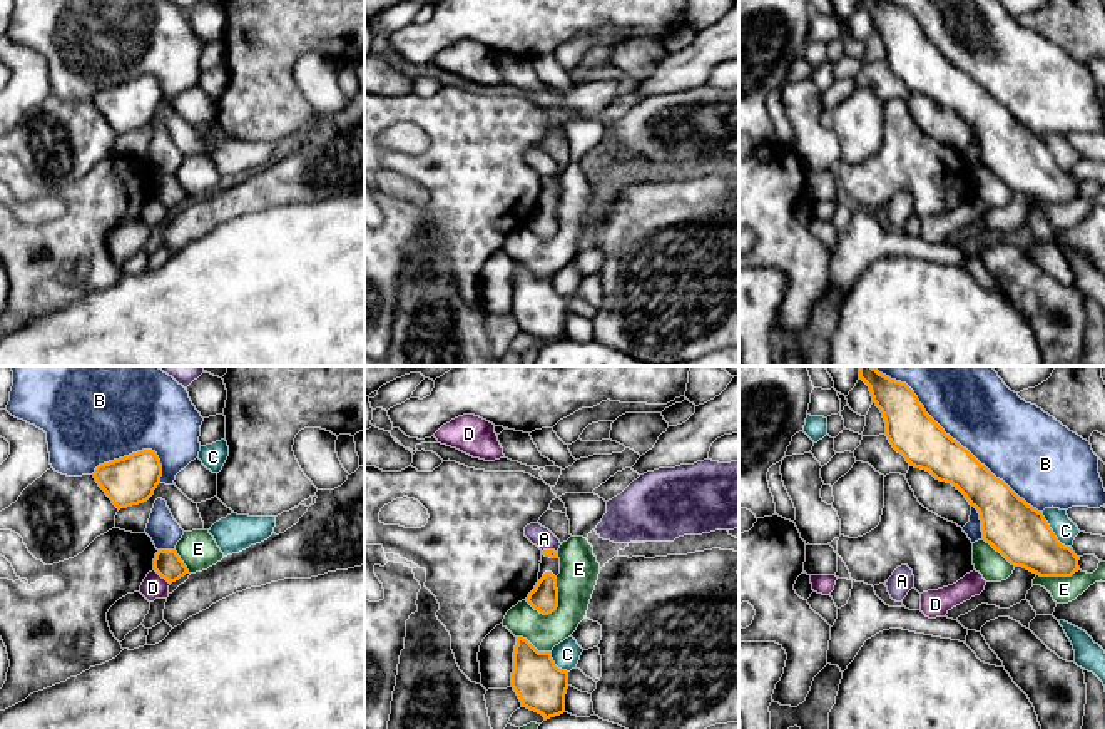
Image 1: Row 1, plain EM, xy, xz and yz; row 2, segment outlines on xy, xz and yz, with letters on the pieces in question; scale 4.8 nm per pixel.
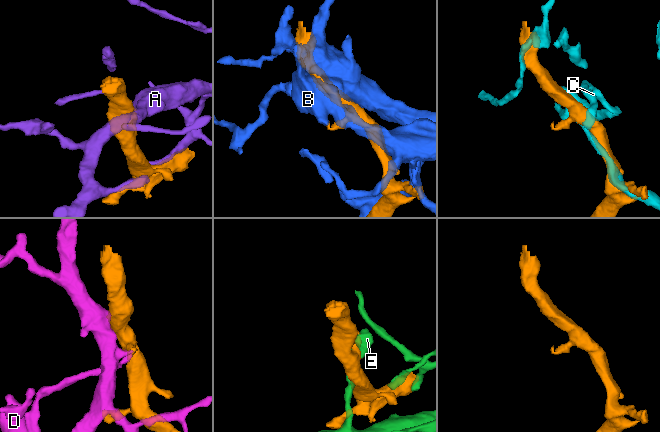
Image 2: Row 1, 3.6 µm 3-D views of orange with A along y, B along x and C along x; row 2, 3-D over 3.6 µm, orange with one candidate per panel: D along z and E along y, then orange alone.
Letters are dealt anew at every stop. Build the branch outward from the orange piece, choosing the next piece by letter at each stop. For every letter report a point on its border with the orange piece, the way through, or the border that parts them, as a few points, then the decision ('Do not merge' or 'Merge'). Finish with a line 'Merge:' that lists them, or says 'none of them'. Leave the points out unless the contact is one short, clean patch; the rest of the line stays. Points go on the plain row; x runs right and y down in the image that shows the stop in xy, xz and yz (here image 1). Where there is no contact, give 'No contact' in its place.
A: Touches orange at xz (549, 176). Do not merge
B: Touches orange at yz (957, 67). Do not merge
C: Touches orange at yz (1052, 158). Do not merge
D: Touches orange at xy (162, 203). Boundary: xy (154, 194), (169, 209). Do not merge
E: Touches orange at xz (557, 224). Do not merge
Merge: none of them

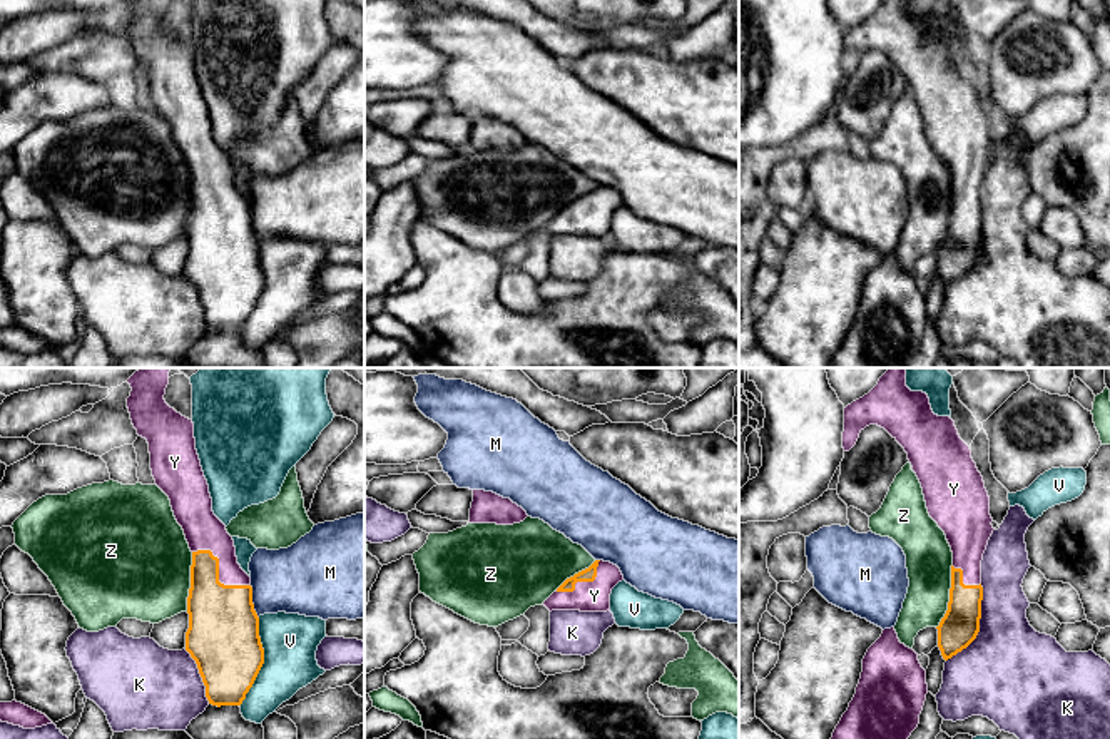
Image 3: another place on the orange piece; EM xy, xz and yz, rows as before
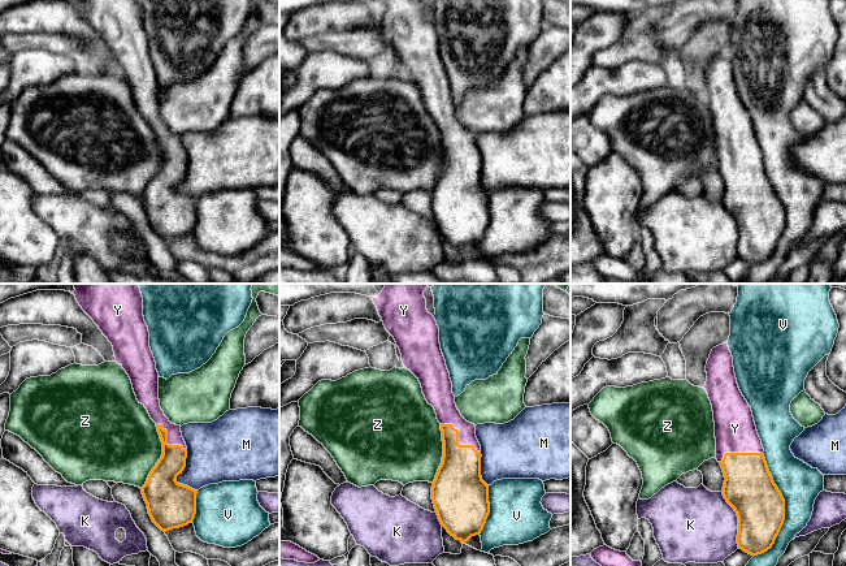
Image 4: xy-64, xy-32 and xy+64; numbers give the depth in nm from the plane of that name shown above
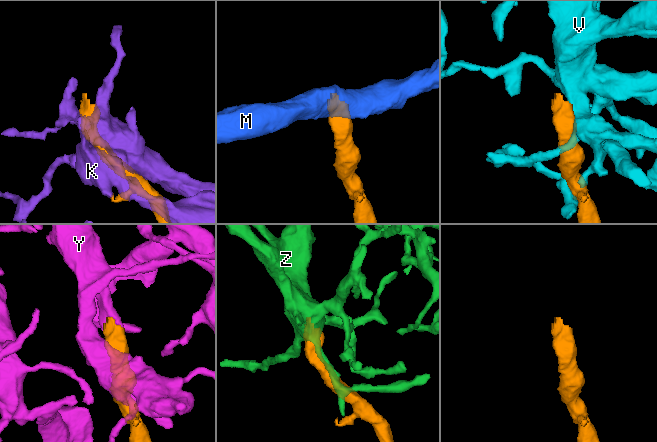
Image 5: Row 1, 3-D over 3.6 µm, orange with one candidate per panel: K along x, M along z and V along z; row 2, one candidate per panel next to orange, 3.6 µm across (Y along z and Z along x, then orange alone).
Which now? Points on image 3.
K: Touches orange at yz (978, 251). Do not merge
M: Touches orange at xy (251, 228). Boundary: xy (249, 211), (253, 234), (258, 243). Do not merge
V: Touches orange at xy (263, 288). Do not merge
Y: Touches orange at xy (218, 198). Path across: xy (223, 249), (218, 198), (218, 184), (203, 156). Merge
Z: Touches orange at yz (950, 221). Boundary: yz (952, 189), (948, 234), (936, 253). Do not merge
Merge: Y

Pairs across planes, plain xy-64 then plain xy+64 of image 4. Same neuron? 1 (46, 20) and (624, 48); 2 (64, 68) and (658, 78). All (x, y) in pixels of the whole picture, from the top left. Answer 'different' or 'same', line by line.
1: different
2: same

